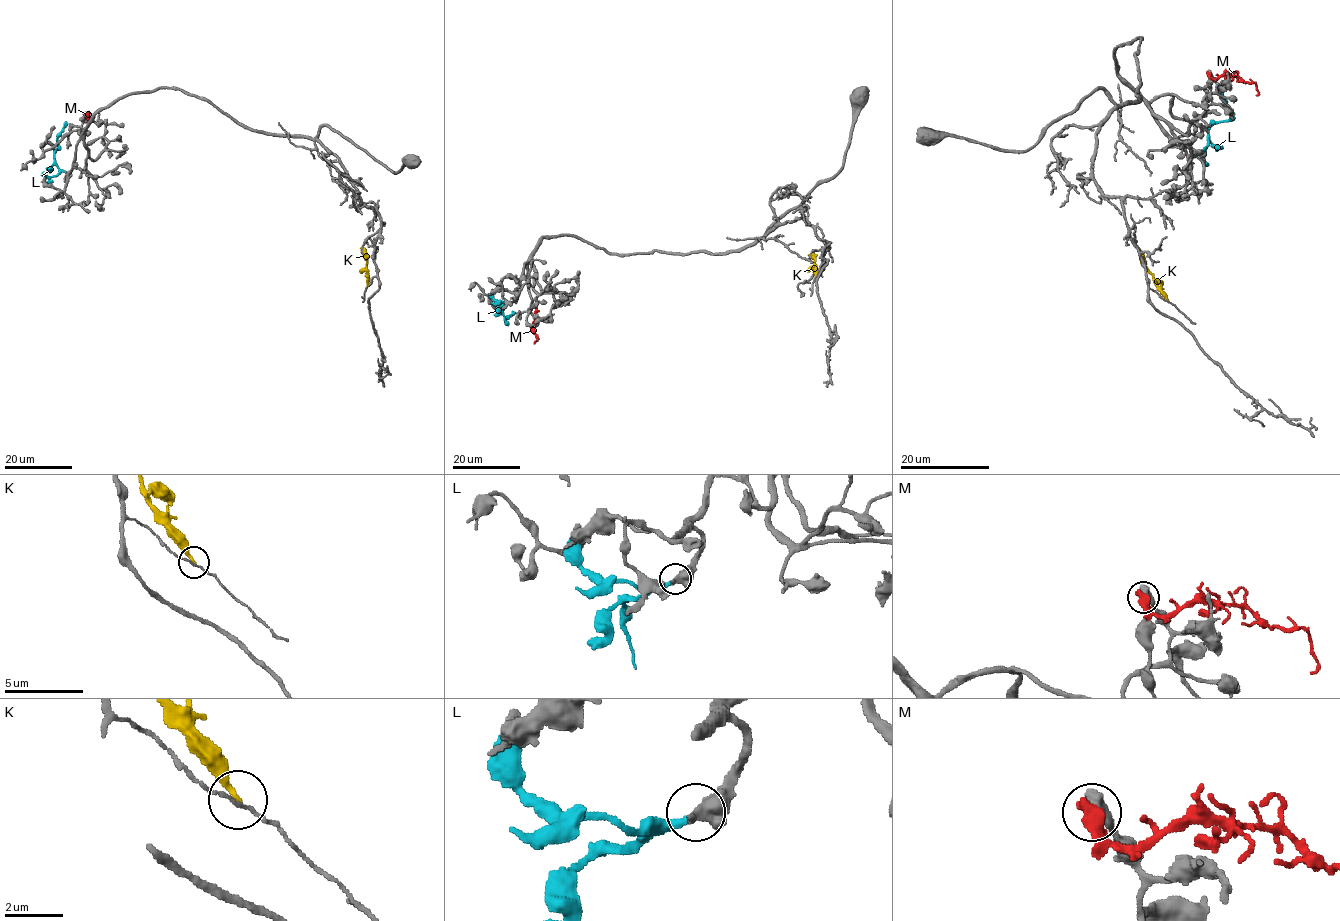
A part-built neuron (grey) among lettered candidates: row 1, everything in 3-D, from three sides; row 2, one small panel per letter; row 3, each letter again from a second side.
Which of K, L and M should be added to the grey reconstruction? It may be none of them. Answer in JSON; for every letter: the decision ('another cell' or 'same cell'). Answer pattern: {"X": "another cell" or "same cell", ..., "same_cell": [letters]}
{"K": "another cell", "L": "same cell", "M": "another cell", "same_cell": ["L"]}

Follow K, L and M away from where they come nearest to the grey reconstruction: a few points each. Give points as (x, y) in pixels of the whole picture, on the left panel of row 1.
K: (367, 285), (366, 259), (360, 247)
L: (65, 172), (58, 168), (54, 152), (58, 135), (66, 122)
M: (87, 114), (88, 118), (84, 117), (89, 121), (87, 131)

